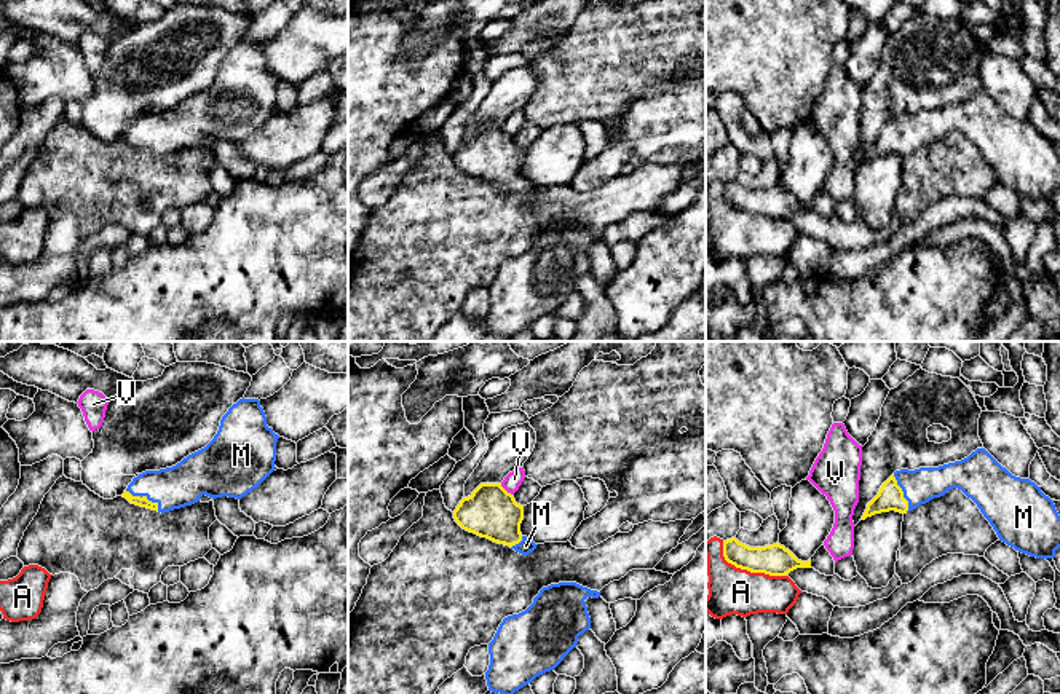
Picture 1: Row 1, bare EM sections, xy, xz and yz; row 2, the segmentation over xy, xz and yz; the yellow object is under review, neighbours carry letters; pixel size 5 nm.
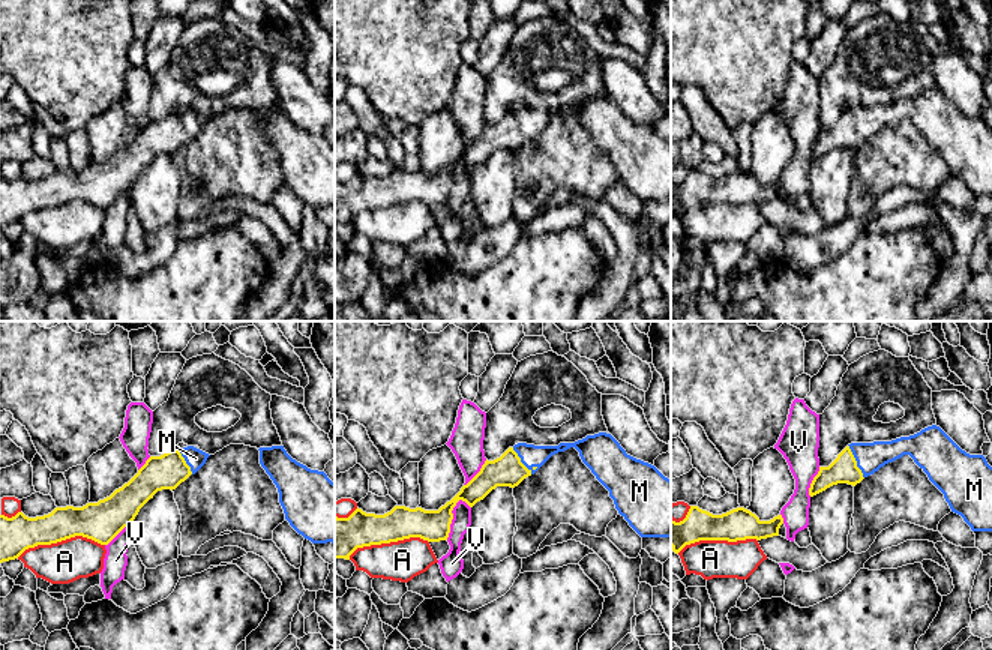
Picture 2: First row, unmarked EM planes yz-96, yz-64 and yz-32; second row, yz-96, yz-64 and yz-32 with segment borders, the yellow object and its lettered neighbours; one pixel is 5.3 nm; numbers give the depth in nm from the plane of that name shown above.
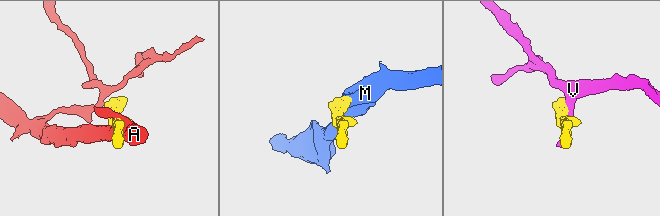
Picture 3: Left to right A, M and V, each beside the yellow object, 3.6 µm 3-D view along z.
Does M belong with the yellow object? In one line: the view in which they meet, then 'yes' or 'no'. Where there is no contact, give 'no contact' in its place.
xy | yes

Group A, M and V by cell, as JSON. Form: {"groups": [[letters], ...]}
{"groups": [["A"], ["M"], ["V"]]}

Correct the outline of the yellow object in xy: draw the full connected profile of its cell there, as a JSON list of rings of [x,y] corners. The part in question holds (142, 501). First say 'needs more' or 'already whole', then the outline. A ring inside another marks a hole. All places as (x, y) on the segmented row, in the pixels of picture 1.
needs more; [[[239,399],[222,416],[214,439],[201,450],[188,455],[172,467],[145,471],[132,479],[121,495],[131,504],[161,514],[192,506],[203,495],[241,499],[257,488],[273,471],[279,436],[267,426],[267,416],[259,399]]]

